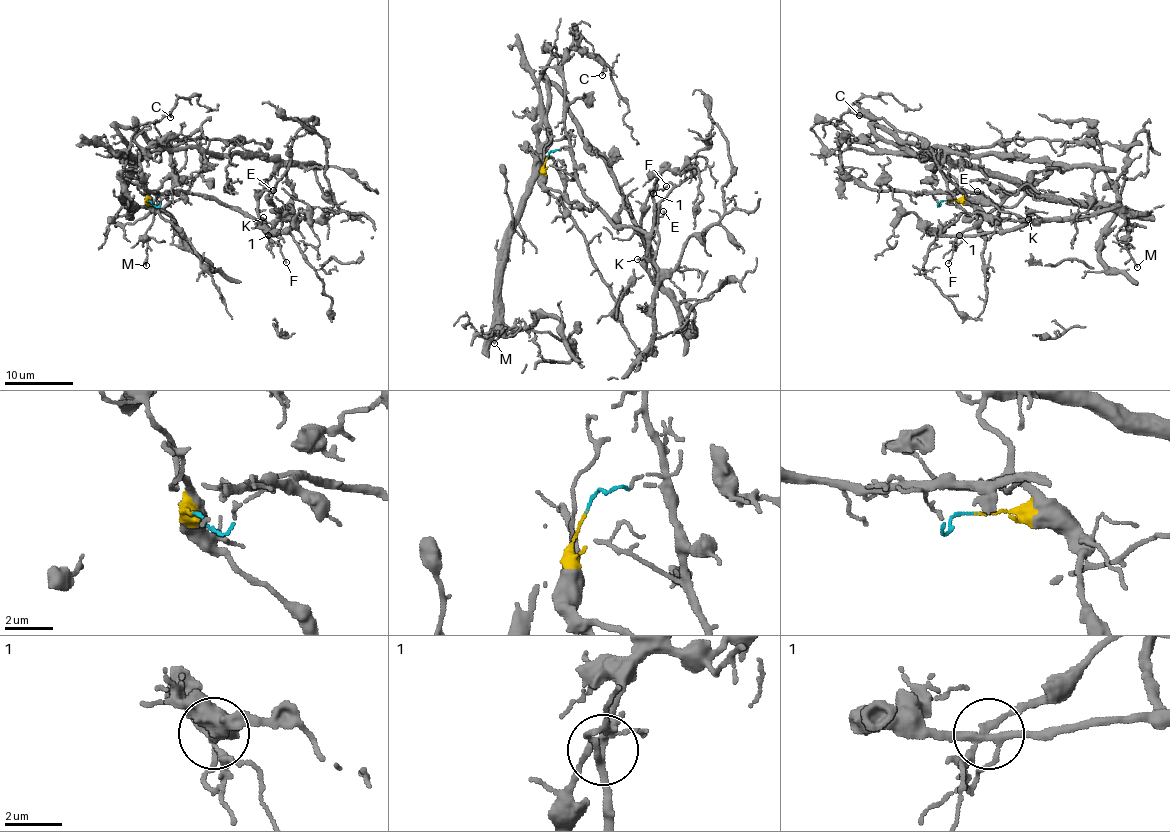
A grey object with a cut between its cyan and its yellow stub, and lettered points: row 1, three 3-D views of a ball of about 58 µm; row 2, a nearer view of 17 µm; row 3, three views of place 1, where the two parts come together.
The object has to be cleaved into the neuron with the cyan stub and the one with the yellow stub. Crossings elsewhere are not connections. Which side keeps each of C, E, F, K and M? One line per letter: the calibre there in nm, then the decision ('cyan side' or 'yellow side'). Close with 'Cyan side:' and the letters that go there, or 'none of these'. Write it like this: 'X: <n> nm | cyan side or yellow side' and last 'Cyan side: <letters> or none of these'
C: 140 nm | yellow side
E: 120 nm | cyan side
F: 90 nm | cyan side
K: 150 nm | cyan side
M: 110 nm | yellow side
Cyan side: E, F, K

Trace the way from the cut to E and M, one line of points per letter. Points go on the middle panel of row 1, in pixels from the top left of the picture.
E: (547, 157), (568, 148), (577, 184), (616, 226), (639, 228), (653, 259), (659, 235), (656, 215), (663, 210)
M: (547, 157), (544, 172), (540, 155), (534, 165), (505, 244), (500, 319), (515, 333), (501, 331), (494, 343)

